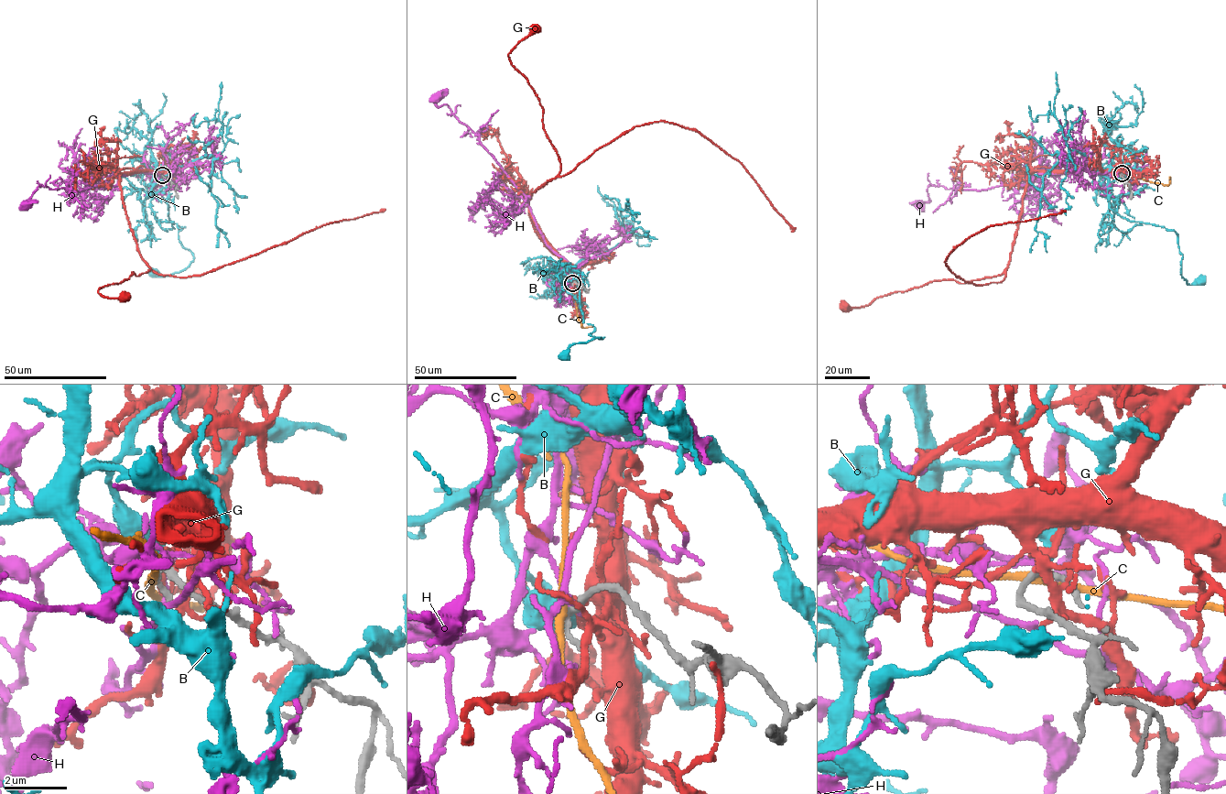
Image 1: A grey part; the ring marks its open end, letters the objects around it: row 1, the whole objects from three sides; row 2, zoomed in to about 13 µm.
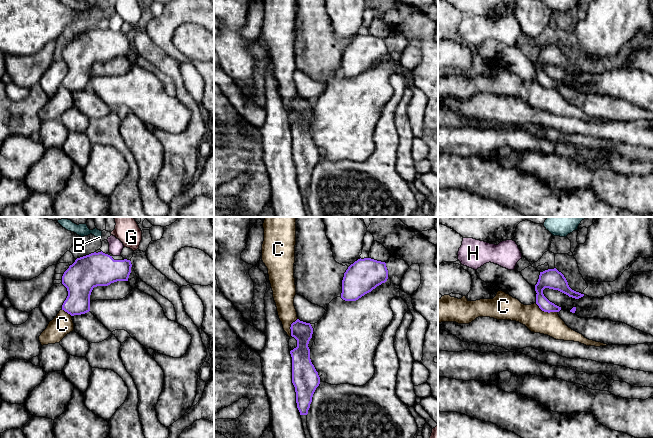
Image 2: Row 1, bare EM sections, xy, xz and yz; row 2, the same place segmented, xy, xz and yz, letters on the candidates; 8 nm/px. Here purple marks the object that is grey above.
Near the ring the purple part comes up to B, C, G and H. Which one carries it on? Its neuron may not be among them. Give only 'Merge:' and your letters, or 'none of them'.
Merge: B

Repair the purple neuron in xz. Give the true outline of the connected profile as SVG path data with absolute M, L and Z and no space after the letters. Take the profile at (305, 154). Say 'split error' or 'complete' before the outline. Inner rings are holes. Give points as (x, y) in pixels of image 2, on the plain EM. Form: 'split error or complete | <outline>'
complete | M297 95L291 100L291 112L297 116L297 123L290 127L292 133L292 159L296 168L296 179L300 191L307 191L312 178L313 170L320 160L320 153L310 135L309 117L312 114L313 104L310 99Z

